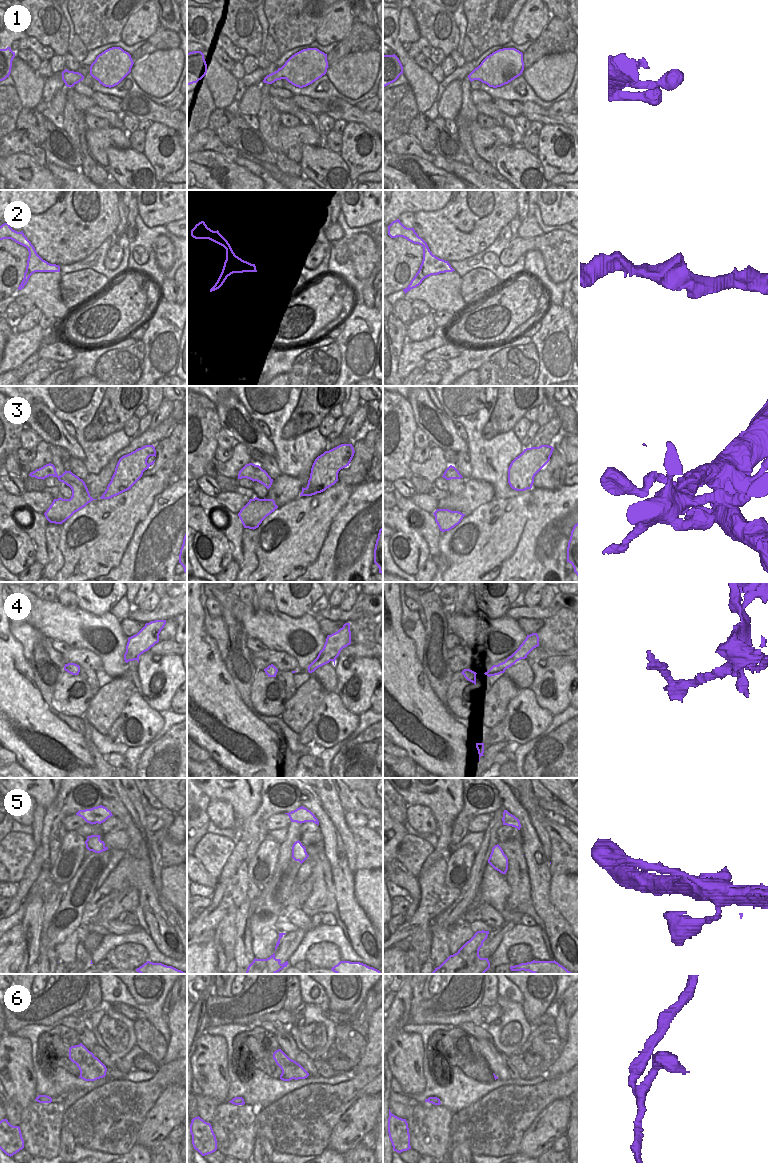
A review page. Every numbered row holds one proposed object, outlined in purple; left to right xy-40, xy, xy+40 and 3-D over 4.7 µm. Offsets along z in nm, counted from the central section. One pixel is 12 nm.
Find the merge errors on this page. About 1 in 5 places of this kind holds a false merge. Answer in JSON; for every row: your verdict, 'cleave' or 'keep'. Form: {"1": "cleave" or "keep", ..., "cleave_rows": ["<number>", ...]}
{"1": "keep", "2": "keep", "3": "keep", "4": "cleave", "5": "keep", "6": "keep", "cleave_rows": ["4"]}

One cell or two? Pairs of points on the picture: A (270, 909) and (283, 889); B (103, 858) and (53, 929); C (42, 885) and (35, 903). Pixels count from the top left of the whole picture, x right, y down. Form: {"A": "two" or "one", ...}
{"A": "one", "B": "one", "C": "two"}

